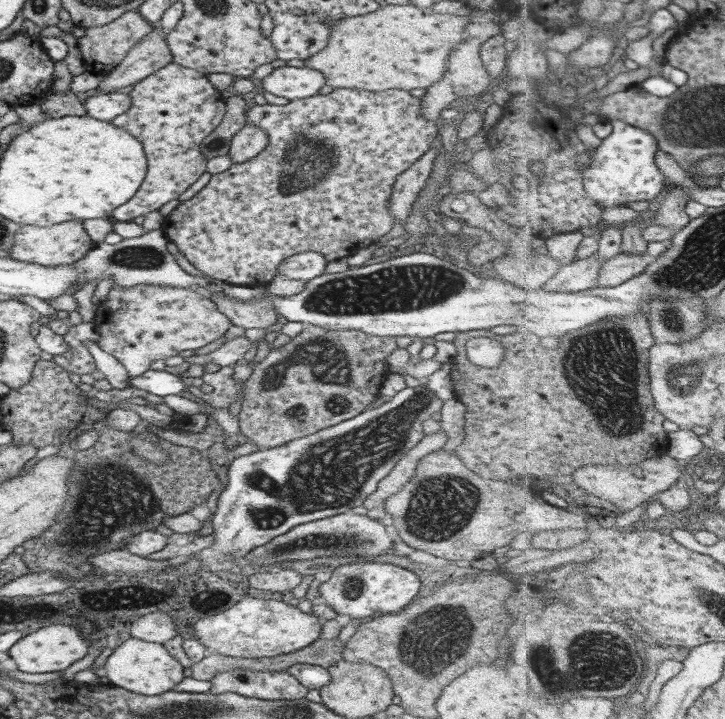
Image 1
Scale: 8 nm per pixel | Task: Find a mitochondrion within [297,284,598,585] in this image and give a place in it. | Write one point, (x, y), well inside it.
(434, 511)

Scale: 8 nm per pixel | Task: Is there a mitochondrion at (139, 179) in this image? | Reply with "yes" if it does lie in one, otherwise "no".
no

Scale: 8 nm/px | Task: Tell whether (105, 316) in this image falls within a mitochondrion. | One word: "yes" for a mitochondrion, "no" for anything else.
no

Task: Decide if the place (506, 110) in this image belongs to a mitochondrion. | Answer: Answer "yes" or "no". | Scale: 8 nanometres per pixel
no

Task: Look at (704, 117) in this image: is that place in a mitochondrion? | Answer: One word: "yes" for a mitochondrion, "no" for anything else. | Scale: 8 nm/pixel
yes

